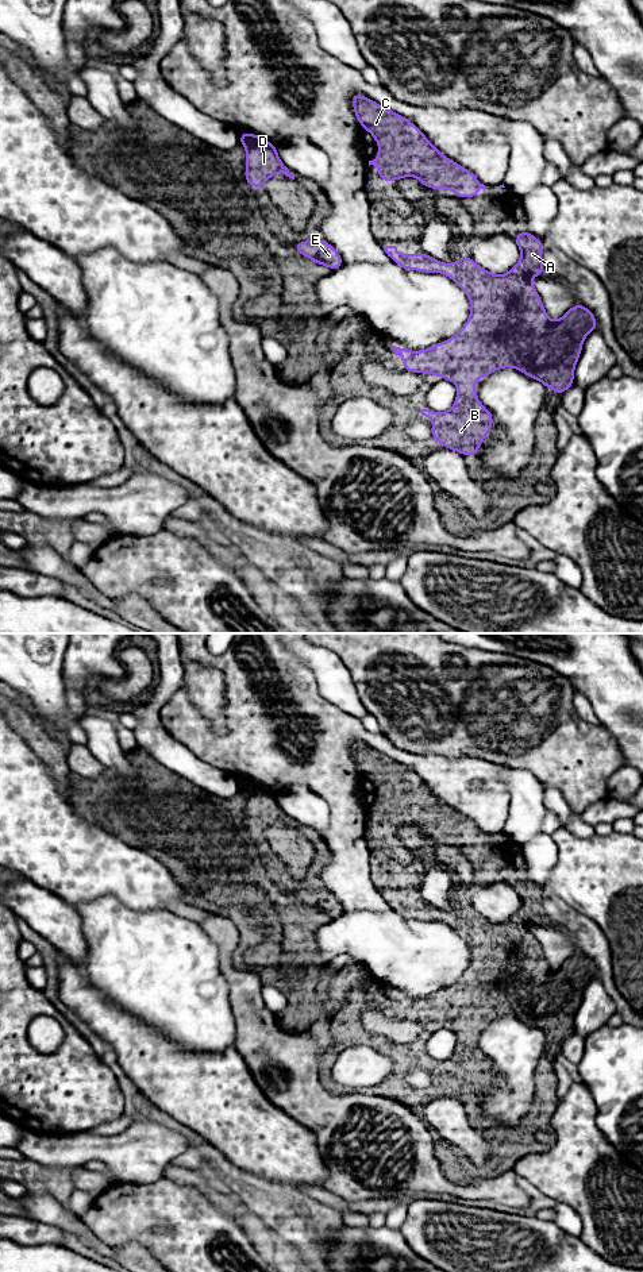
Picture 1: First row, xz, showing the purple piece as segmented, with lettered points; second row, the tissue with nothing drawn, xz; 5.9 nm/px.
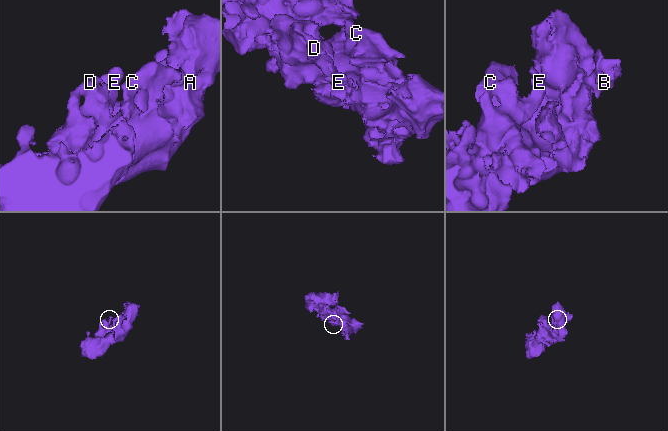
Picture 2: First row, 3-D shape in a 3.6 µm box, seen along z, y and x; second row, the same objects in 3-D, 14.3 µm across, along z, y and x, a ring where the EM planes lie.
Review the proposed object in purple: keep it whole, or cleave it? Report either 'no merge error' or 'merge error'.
no merge error

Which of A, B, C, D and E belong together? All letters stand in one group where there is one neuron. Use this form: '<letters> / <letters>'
A B C D E

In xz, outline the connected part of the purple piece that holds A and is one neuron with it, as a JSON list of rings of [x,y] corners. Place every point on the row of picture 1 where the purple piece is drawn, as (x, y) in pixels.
[[[530,231],[517,232],[515,242],[521,251],[521,258],[508,273],[501,275],[489,273],[469,255],[459,257],[455,263],[444,263],[426,253],[398,254],[396,246],[384,247],[389,259],[400,267],[423,273],[442,273],[470,298],[470,319],[453,338],[420,351],[390,347],[403,358],[404,373],[438,374],[442,379],[458,386],[455,402],[450,410],[439,413],[421,405],[416,415],[419,419],[423,416],[432,419],[435,444],[440,443],[463,456],[478,455],[478,447],[494,423],[492,412],[477,398],[475,379],[485,378],[498,369],[515,367],[562,396],[574,385],[574,367],[585,338],[598,329],[592,311],[580,302],[566,311],[558,321],[548,319],[539,293],[530,282],[531,277],[539,277],[546,270],[542,263],[544,242],[536,239]]]

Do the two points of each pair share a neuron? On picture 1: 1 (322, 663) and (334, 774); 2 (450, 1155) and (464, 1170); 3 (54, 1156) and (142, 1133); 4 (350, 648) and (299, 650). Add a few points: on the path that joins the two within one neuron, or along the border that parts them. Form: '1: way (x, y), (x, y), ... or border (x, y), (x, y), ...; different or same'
1: border (311, 670), (318, 692), (353, 716); different
2: way (453, 1159), (459, 1166); same
3: way (76, 1149), (120, 1148); same
4: border (324, 647), (328, 647), (350, 673); different

